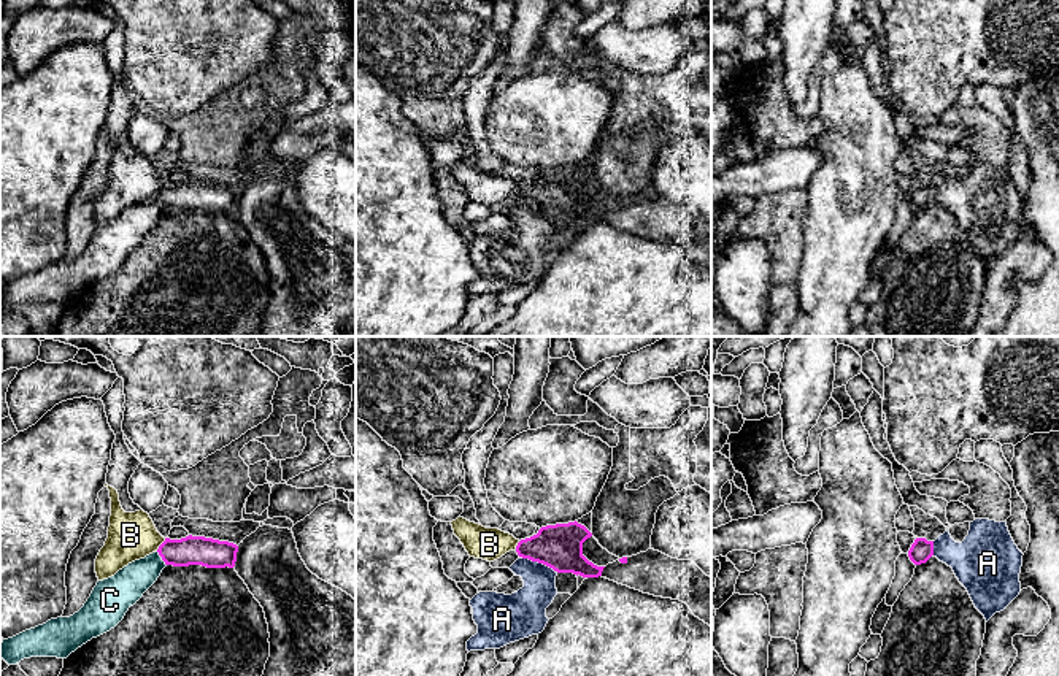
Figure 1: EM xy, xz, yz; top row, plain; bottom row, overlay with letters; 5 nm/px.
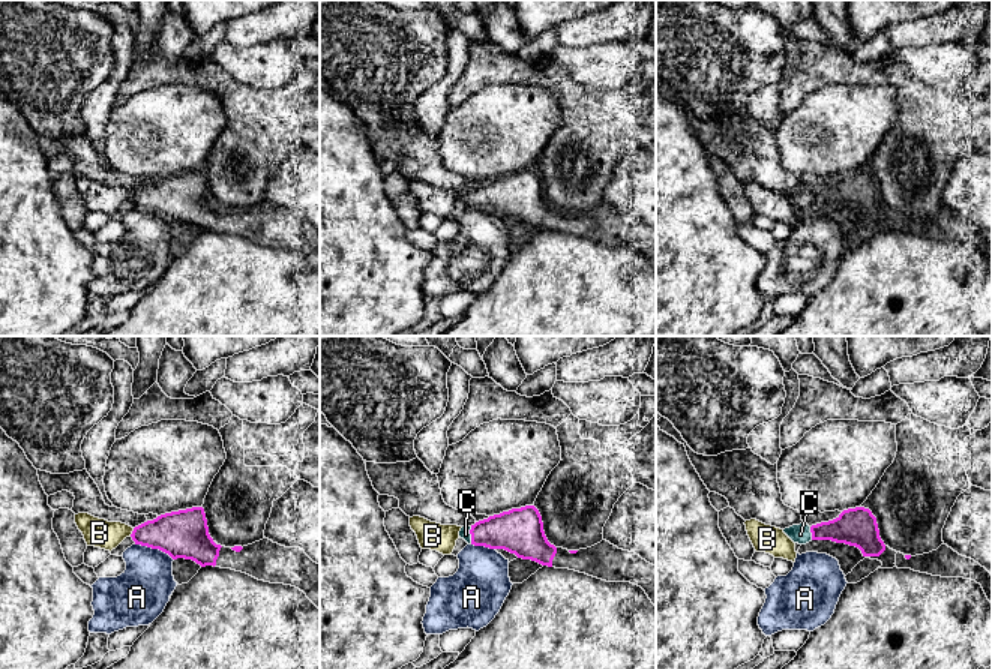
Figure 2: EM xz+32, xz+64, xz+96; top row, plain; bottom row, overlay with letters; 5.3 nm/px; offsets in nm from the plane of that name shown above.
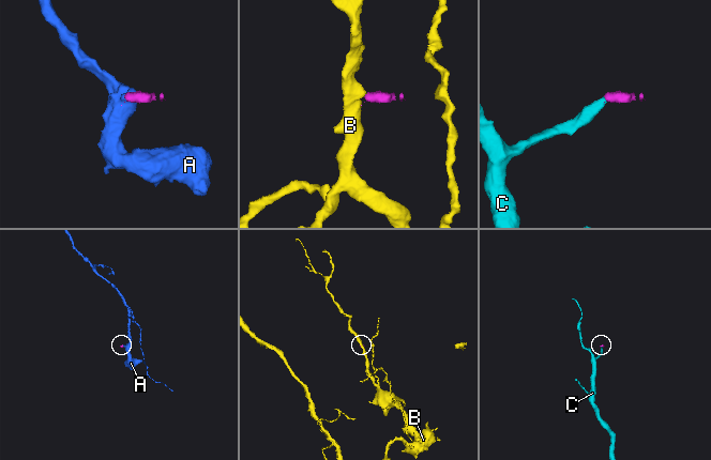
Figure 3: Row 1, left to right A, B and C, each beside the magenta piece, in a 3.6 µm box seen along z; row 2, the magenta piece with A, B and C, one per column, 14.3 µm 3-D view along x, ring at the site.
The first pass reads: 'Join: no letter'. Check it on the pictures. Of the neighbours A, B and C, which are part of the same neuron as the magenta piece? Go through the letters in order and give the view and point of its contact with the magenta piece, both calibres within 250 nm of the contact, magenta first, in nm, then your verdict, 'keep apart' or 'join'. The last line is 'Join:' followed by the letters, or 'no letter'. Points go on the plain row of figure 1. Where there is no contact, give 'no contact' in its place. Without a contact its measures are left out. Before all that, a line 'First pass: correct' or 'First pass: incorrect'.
First pass: incorrect
A: xz (539, 207) | 220/200 nm | keep apart
B: xy (161, 189) | 150/240 nm | keep apart
C: xy (162, 203) | 150/180 nm | join
Join: C

